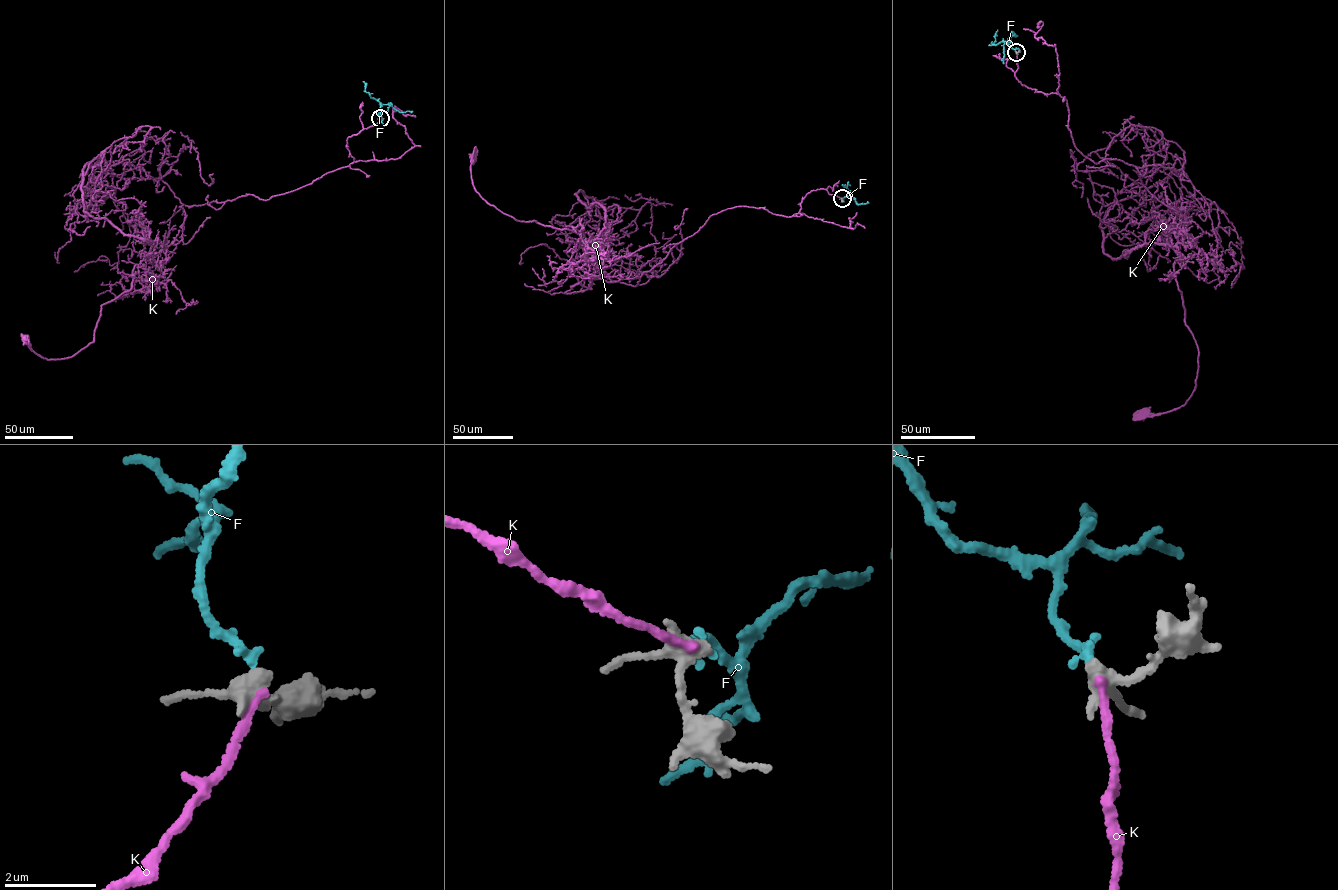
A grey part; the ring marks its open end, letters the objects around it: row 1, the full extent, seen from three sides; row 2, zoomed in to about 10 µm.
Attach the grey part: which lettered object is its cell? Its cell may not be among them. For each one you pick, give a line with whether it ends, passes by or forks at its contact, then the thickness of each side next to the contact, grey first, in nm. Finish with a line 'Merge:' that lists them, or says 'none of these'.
F: it ends | 320/190 nm
Merge: F

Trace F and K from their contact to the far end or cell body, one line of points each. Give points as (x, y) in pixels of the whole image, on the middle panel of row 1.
F: (842, 198), (850, 196), (847, 184), (848, 193)
K: (842, 198), (712, 214), (635, 286), (606, 276), (591, 197), (590, 240), (516, 220), (473, 157)

